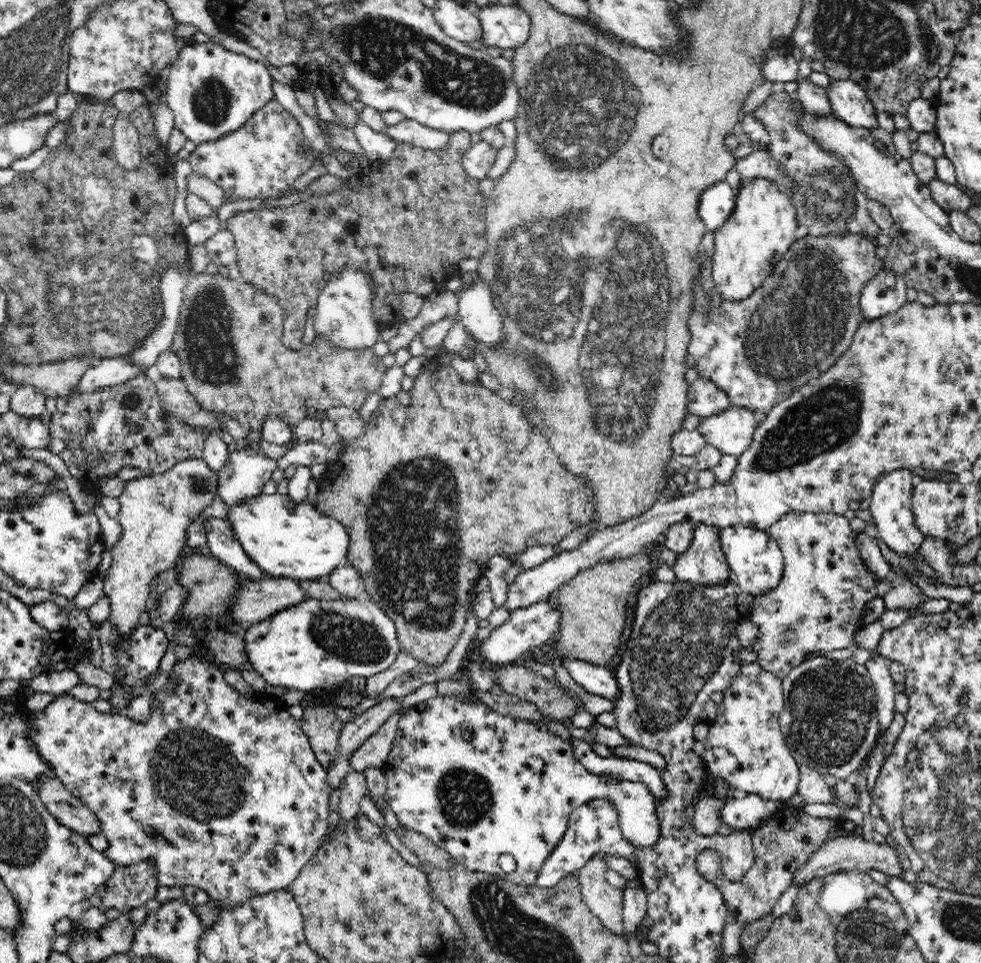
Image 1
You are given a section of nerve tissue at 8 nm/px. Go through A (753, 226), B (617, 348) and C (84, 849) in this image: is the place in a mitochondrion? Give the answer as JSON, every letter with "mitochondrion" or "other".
{"A":"other","B":"mitochondrion","C":"other"}

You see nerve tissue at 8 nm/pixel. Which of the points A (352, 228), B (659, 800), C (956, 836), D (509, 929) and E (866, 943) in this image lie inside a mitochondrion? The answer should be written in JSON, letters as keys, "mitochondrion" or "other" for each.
{"A":"other","B":"other","C":"mitochondrion","D":"mitochondrion","E":"mitochondrion"}

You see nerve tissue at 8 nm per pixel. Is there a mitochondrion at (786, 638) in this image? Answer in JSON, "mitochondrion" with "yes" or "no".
{"mitochondrion":"yes"}

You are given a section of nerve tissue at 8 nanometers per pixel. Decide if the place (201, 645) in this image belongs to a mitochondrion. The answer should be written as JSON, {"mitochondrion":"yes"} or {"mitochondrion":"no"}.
{"mitochondrion":"no"}

